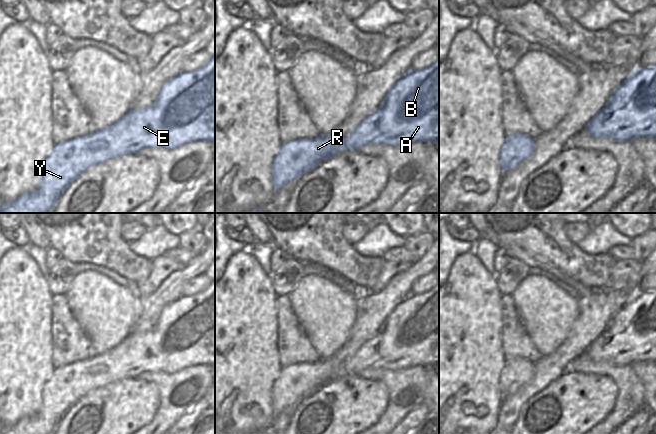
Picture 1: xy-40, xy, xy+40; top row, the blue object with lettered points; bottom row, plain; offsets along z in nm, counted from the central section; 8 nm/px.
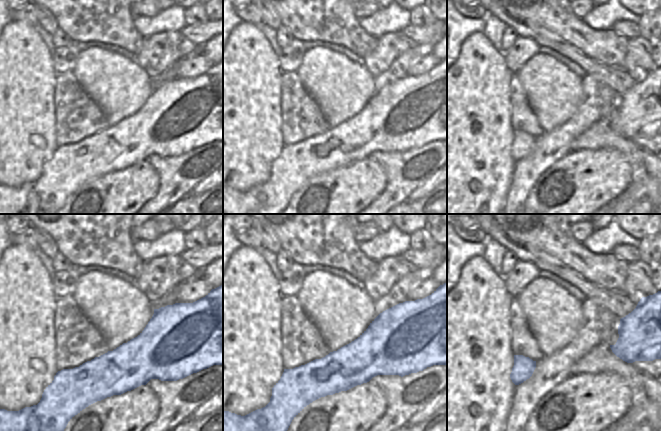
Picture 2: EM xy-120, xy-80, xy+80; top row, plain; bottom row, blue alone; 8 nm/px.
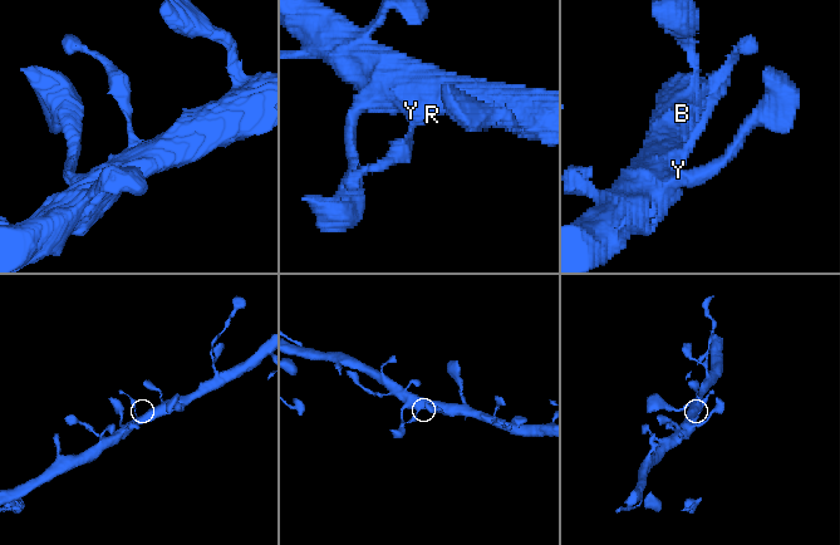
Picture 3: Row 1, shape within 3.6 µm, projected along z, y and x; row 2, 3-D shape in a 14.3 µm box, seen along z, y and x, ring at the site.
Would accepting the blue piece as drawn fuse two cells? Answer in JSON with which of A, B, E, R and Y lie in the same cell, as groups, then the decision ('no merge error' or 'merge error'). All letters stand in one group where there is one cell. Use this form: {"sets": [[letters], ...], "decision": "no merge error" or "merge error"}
{"sets": [["A", "B", "E", "R", "Y"]], "decision": "no merge error"}

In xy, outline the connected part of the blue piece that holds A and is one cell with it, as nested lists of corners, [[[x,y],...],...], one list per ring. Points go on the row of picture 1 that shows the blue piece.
[[[439,57],[429,67],[423,70],[410,70],[402,76],[390,89],[382,105],[362,123],[341,143],[338,148],[332,143],[331,136],[320,134],[311,140],[303,138],[287,144],[282,144],[272,163],[272,183],[274,193],[286,186],[289,182],[298,179],[307,172],[316,168],[321,162],[335,156],[338,151],[358,151],[359,148],[369,144],[385,144],[387,146],[401,146],[413,142],[439,143]]]

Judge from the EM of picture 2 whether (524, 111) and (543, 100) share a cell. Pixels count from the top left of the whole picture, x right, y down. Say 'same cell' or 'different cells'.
different cells

